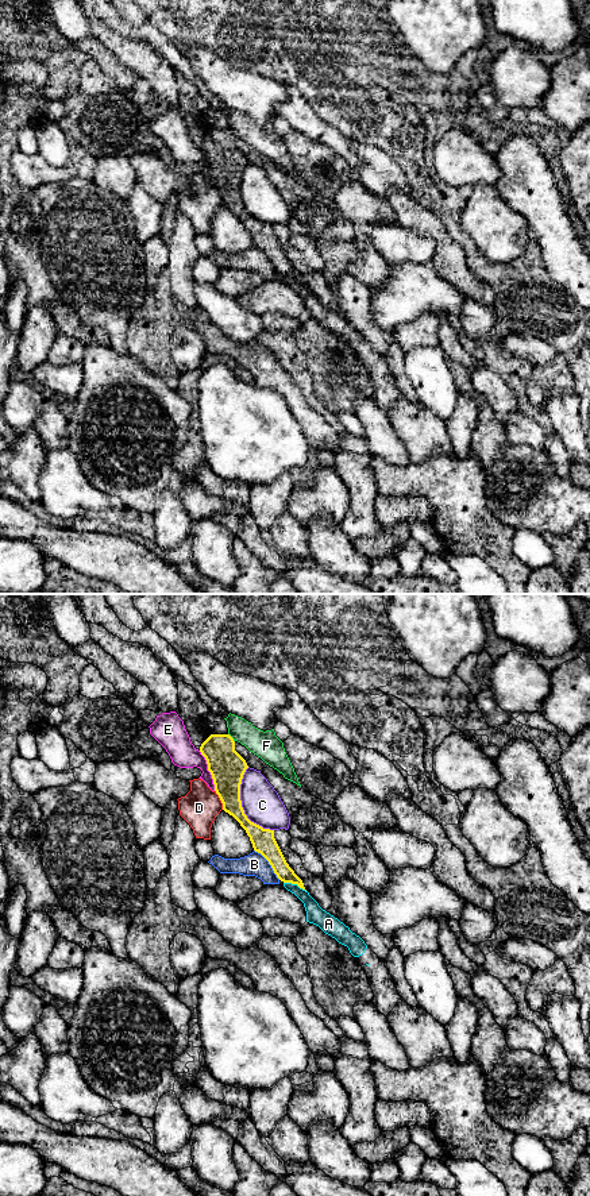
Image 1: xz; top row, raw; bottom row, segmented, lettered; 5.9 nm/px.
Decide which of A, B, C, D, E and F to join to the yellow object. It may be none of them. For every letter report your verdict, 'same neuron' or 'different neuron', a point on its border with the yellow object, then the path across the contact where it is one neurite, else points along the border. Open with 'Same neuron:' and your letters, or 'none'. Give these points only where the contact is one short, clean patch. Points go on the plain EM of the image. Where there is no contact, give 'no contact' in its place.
Same neuron: none
A: different neuron | xz (294, 278) | along xz (284, 277), (297, 280), (305, 286)
B: different neuron | xz (269, 258)
C: different neuron | xz (240, 200)
D: different neuron | xz (220, 195)
E: different neuron | xz (208, 165)
F: different neuron | xz (231, 132)

